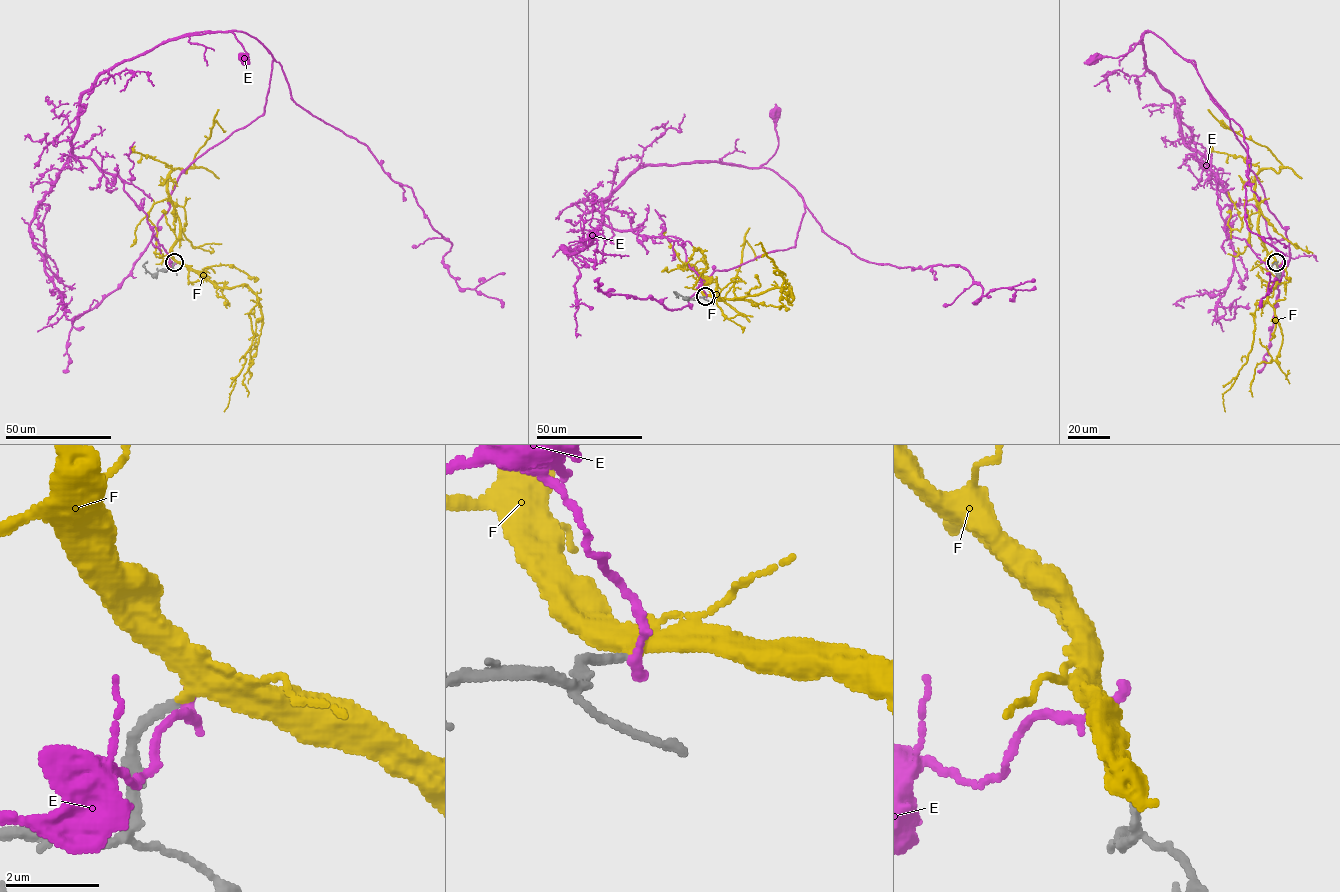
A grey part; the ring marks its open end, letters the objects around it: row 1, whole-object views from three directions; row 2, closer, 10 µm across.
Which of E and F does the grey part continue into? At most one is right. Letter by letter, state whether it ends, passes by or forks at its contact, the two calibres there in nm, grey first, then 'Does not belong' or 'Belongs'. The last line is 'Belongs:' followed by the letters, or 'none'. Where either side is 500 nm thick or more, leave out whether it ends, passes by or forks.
E: It ends there. Thickness 220 nm (grey) against 280 nm. Does not belong
F: It ends there. Thickness 220 nm (grey) against 420 nm. Belongs
Belongs: F

